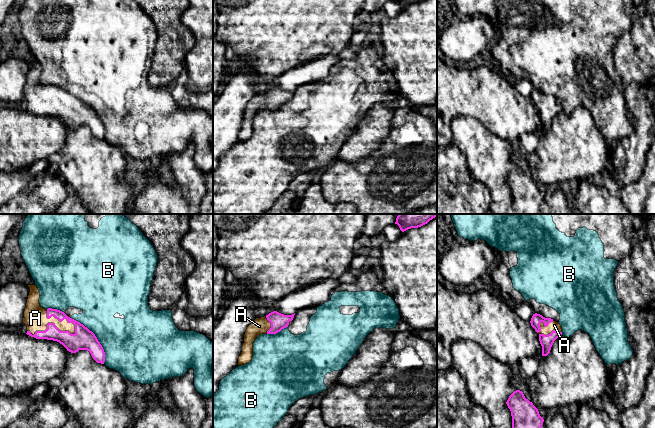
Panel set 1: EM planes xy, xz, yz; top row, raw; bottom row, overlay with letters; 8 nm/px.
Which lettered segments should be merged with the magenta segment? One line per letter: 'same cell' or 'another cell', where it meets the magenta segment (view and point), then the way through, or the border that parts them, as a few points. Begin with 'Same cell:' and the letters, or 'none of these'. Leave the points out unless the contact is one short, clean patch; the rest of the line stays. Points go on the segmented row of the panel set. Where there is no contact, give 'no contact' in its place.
Same cell: A
A: same cell | xy (52, 323) | across xy (73, 343), (52, 323), (41, 323), (35, 318)
B: another cell | xy (96, 337)

